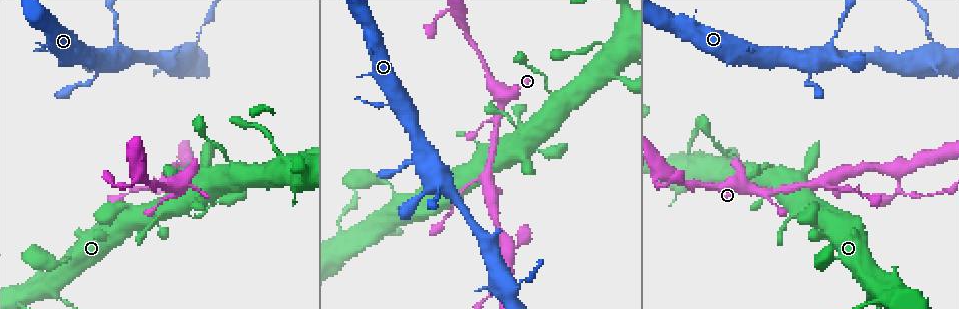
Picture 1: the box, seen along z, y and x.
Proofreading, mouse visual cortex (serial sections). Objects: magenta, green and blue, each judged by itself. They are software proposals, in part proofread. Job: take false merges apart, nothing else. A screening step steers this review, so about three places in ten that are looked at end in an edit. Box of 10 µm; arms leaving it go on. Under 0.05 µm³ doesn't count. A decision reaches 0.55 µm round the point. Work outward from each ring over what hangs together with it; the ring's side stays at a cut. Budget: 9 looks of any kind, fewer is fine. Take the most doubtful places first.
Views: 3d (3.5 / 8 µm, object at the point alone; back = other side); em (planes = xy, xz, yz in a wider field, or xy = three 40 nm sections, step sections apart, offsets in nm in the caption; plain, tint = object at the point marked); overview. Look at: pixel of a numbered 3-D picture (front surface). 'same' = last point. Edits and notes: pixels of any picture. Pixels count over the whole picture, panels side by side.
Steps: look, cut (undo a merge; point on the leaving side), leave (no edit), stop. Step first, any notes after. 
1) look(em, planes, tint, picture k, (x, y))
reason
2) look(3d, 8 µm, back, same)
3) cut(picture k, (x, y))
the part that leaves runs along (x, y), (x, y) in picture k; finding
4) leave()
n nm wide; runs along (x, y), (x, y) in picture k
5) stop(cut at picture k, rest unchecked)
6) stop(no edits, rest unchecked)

look(3d, 3.5 µm, picture 1, (178, 184))
sharp bend

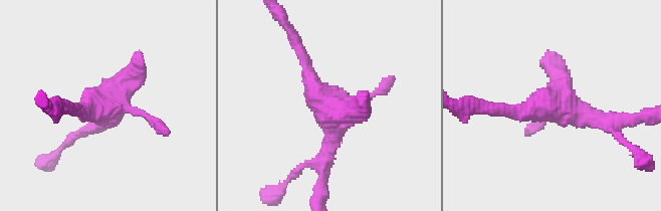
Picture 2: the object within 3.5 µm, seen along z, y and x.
look(em, xy, step 1, tint, picture 2, (328, 103))
need the tissue

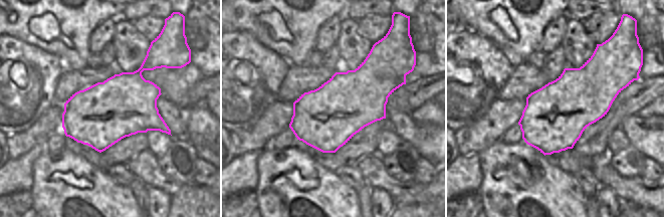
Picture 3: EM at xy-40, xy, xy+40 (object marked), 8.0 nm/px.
leave()
500 nm wide; runs along (376, 91), (337, 115), (299, 50) in picture 2; one cell here

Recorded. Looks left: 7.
look(3d, 3.5 µm, picture 1, (488, 179))
a fork

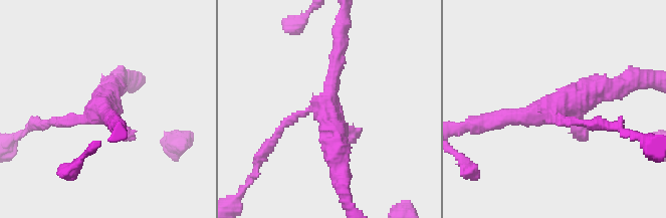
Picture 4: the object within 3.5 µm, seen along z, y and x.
look(em, xy, step 2, tint, picture 4, (102, 108))
need the tissue

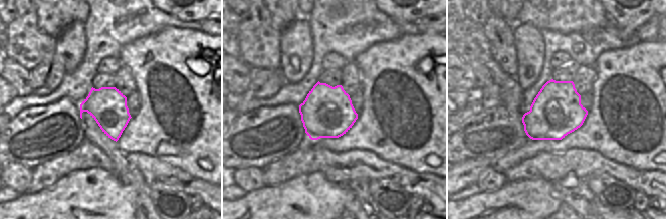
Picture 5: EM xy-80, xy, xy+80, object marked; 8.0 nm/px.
leave()
runs along (489, 122), (611, 87) in picture 4; all the same cell

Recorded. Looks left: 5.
look(3d, 3.5 µm, picture 1, (505, 250))
small branch off a trunk

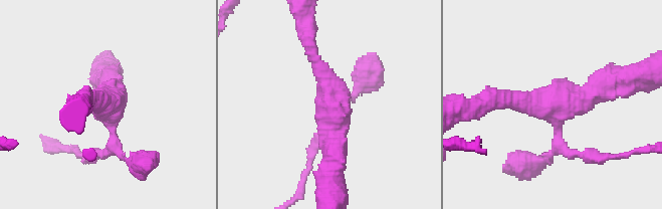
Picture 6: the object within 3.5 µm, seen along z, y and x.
look(em, xy, step 1, tint, picture 6, (556, 112))
4 arms; arms of 150, 150, 200, 350 nm; need the tissue

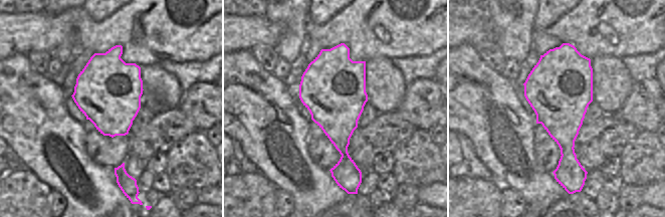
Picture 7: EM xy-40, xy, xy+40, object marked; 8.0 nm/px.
look(em, xy, step 3, tint, same)
cut it another way

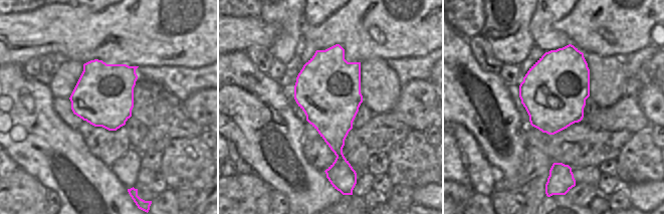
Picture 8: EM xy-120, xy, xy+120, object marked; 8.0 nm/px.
cut(picture 6, (357, 90))
the part that leaves runs along (558, 138), (547, 160), (503, 169) in picture 6; a second cell is stuck on

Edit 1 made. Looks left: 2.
stop(cut at picture 6, rest unchecked)

